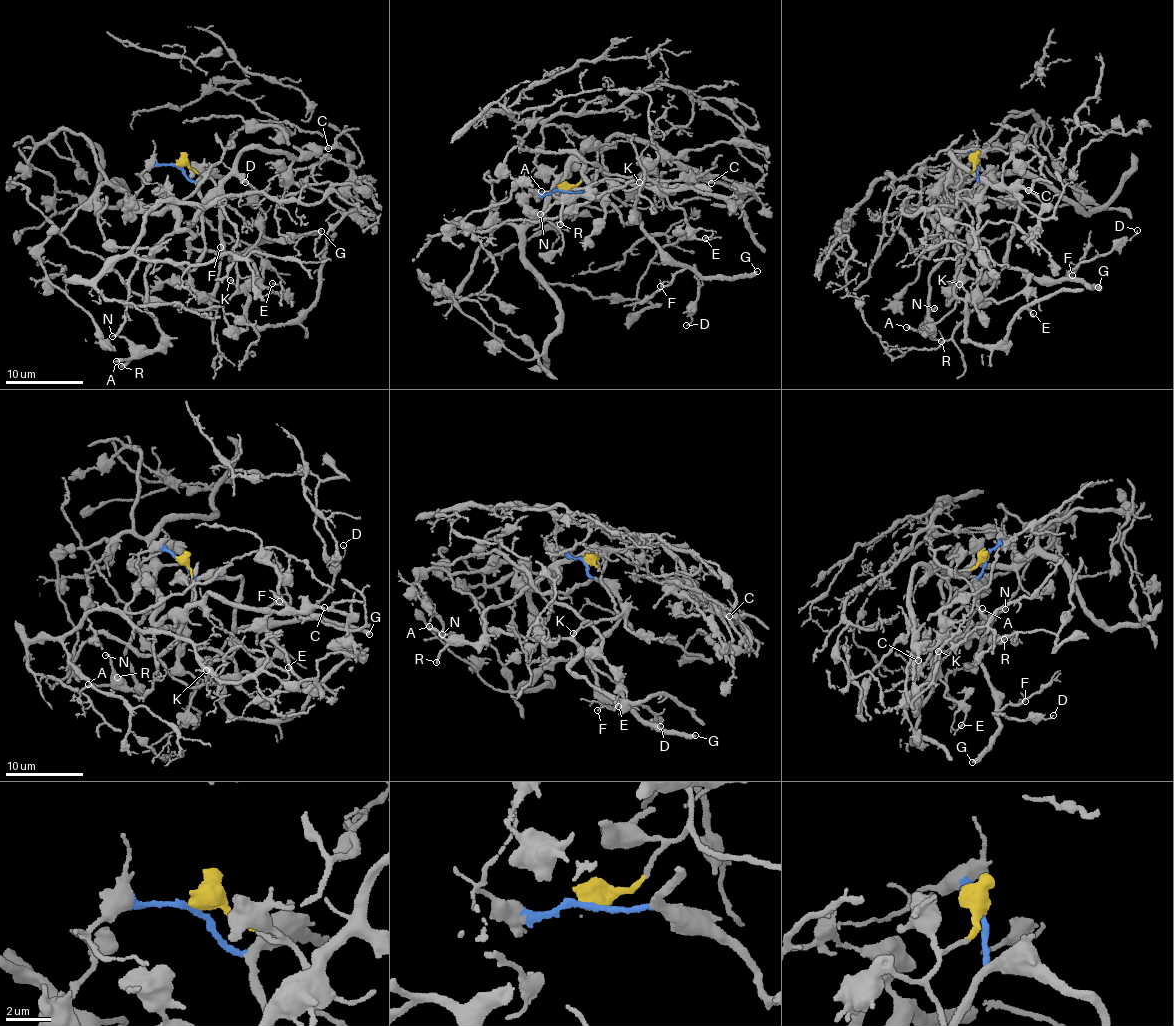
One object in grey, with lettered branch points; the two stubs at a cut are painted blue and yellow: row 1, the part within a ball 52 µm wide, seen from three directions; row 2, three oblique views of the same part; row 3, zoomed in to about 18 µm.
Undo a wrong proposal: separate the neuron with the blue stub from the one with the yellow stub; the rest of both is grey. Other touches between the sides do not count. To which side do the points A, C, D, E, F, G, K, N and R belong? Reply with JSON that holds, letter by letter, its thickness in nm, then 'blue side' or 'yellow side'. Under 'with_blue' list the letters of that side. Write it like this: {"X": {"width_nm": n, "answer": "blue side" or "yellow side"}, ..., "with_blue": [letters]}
{"A": {"width_nm": 260, "answer": "yellow side"}, "C": {"width_nm": 240, "answer": "yellow side"}, "D": {"width_nm": 120, "answer": "blue side"}, "E": {"width_nm": 130, "answer": "yellow side"}, "F": {"width_nm": 130, "answer": "blue side"}, "G": {"width_nm": 400, "answer": "blue side"}, "K": {"width_nm": 140, "answer": "yellow side"}, "N": {"width_nm": 190, "answer": "yellow side"}, "R": {"width_nm": 200, "answer": "yellow side"}, "with_blue": ["D", "F", "G"]}

